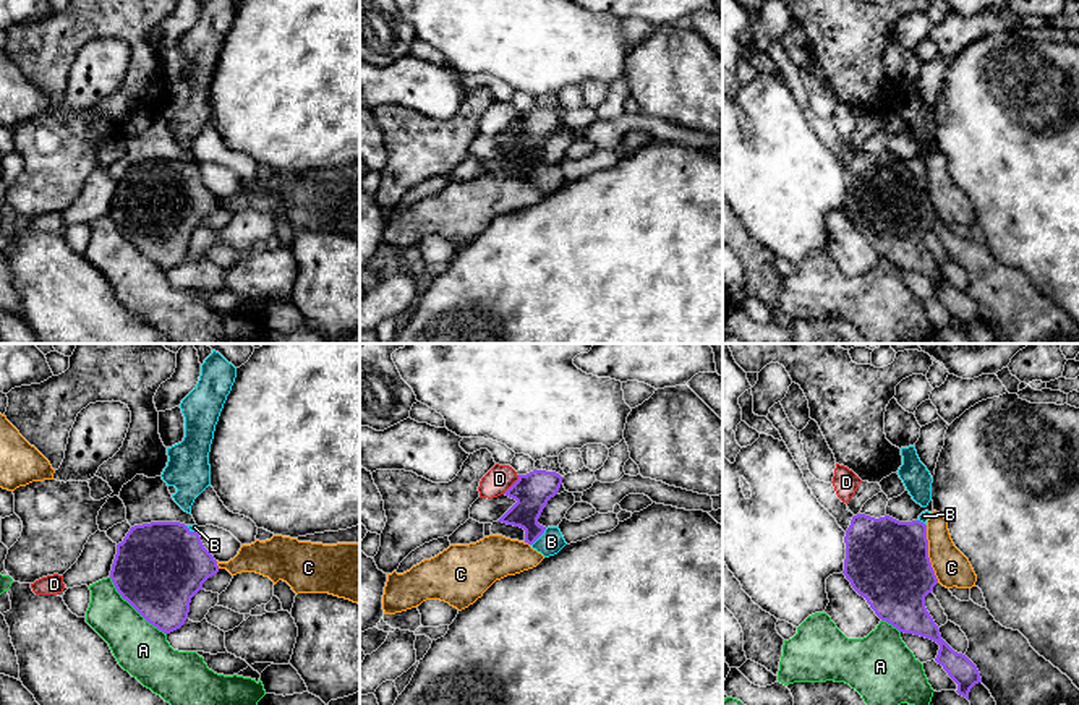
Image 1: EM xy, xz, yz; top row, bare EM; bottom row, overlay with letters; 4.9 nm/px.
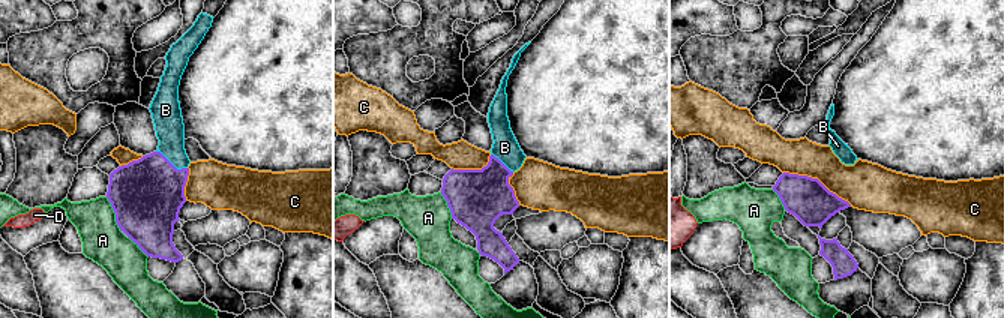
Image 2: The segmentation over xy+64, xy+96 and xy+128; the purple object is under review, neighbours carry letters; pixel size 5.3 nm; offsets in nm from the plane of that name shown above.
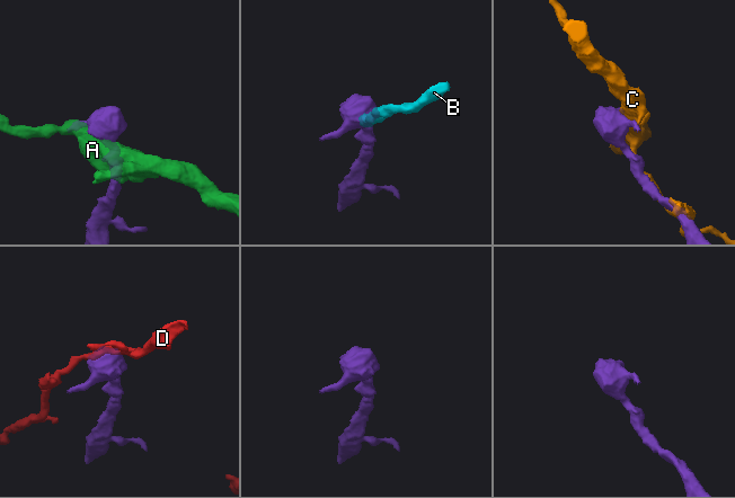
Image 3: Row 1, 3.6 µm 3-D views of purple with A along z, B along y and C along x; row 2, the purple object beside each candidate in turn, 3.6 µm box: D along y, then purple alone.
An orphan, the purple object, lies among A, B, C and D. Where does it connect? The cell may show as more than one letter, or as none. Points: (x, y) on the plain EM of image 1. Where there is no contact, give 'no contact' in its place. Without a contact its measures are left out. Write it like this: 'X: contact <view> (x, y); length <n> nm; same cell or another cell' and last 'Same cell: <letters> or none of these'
A: contact xy (135, 245); length 400 nm; another cell
B: contact xz (538, 174); length 120 nm; same cell
C: contact yz (927, 192); length 300 nm; another cell
D: contact xz (512, 122); length 130 nm; another cell
Same cell: B

